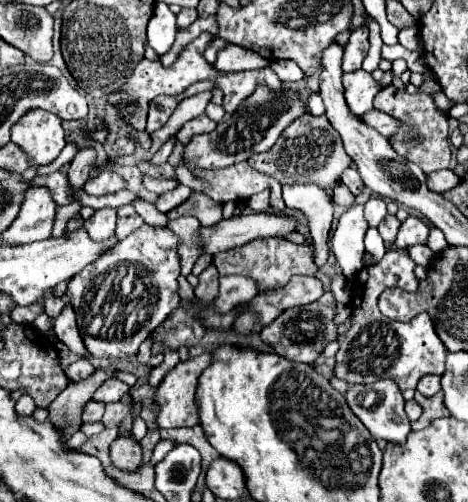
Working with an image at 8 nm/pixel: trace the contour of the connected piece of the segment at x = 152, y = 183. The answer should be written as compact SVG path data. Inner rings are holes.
M144 175L142 185L144 185L148 191L154 191L154 193L162 195L162 193L166 193L166 191L176 189L176 187L178 187L178 181L172 181L172 179L170 179L170 181L168 181L168 179L152 179L152 177Z

